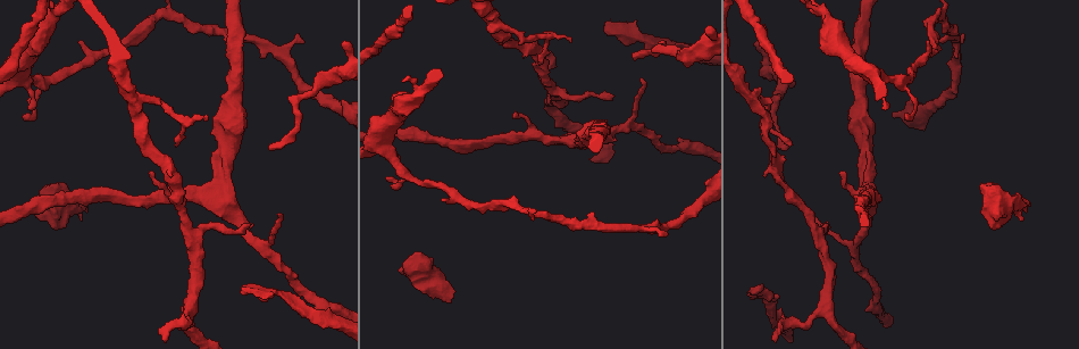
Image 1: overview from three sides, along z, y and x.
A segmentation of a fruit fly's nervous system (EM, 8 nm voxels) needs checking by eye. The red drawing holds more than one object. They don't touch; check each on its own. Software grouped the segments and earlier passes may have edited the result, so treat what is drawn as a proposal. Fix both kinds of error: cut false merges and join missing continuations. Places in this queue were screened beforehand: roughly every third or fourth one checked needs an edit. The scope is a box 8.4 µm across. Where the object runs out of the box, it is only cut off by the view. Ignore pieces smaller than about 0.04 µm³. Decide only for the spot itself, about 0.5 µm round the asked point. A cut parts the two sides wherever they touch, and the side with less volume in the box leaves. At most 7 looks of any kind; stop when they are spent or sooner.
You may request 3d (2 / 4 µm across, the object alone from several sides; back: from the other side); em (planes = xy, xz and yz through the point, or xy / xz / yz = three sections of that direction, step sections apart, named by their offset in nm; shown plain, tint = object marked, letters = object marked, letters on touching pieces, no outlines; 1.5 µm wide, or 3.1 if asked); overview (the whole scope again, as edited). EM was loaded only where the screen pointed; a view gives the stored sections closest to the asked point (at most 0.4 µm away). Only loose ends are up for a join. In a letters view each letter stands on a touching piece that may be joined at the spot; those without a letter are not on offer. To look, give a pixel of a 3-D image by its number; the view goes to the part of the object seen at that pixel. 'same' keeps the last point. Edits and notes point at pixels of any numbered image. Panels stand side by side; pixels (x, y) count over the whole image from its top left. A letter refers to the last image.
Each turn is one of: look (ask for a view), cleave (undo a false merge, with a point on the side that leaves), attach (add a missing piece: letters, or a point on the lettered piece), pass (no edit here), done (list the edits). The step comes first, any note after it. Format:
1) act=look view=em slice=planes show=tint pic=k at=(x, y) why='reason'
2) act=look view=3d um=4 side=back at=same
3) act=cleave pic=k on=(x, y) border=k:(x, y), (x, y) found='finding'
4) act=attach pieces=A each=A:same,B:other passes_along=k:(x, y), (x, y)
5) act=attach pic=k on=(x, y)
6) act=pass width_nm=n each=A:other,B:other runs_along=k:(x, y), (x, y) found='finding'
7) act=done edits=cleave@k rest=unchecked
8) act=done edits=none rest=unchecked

act=look view=3d um=2 pic=1 at=(278, 214) why='an open end'

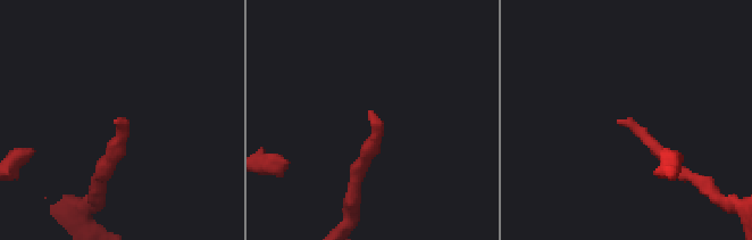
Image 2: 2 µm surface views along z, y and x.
act=look view=em slice=xz step=8 show=plain pic=2 at=(119, 126)

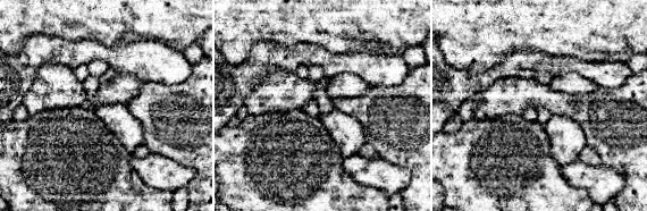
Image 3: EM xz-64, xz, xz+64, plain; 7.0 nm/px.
act=look view=em slice=xz step=8 show=letters at=same why='see the neighbours'

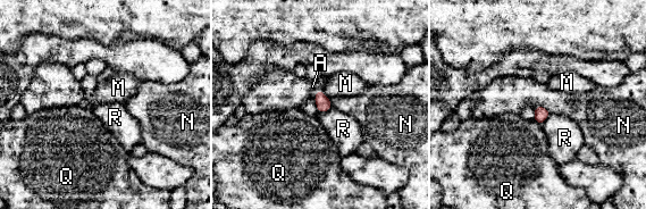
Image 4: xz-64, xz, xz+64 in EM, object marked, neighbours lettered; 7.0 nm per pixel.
act=pass each=A:other,M:other,N:other,Q:other,R:other border=4:(320, 89), (313, 98) found='no lettered piece goes on from it'

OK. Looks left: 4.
act=look view=3d um=4 pic=1 at=(604, 26) why='branch stops here'

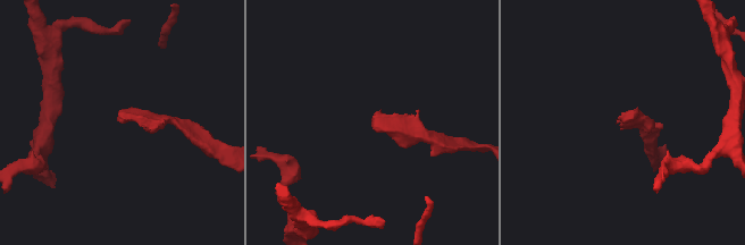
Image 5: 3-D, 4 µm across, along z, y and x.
act=look view=em slice=planes show=letters pic=5 at=(372, 118)

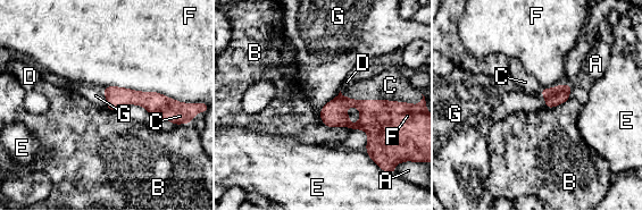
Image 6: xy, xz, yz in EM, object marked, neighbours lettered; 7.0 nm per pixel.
act=attach pic=6 on=(390, 85) each=A:other,B:other,C:same,D:other,E:other,F:other,G:other passes_along=6:(388, 128), (370, 100), (390, 85) found='the neuron continues'

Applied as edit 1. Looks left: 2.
act=done edits=attach@6 rest=unchecked

